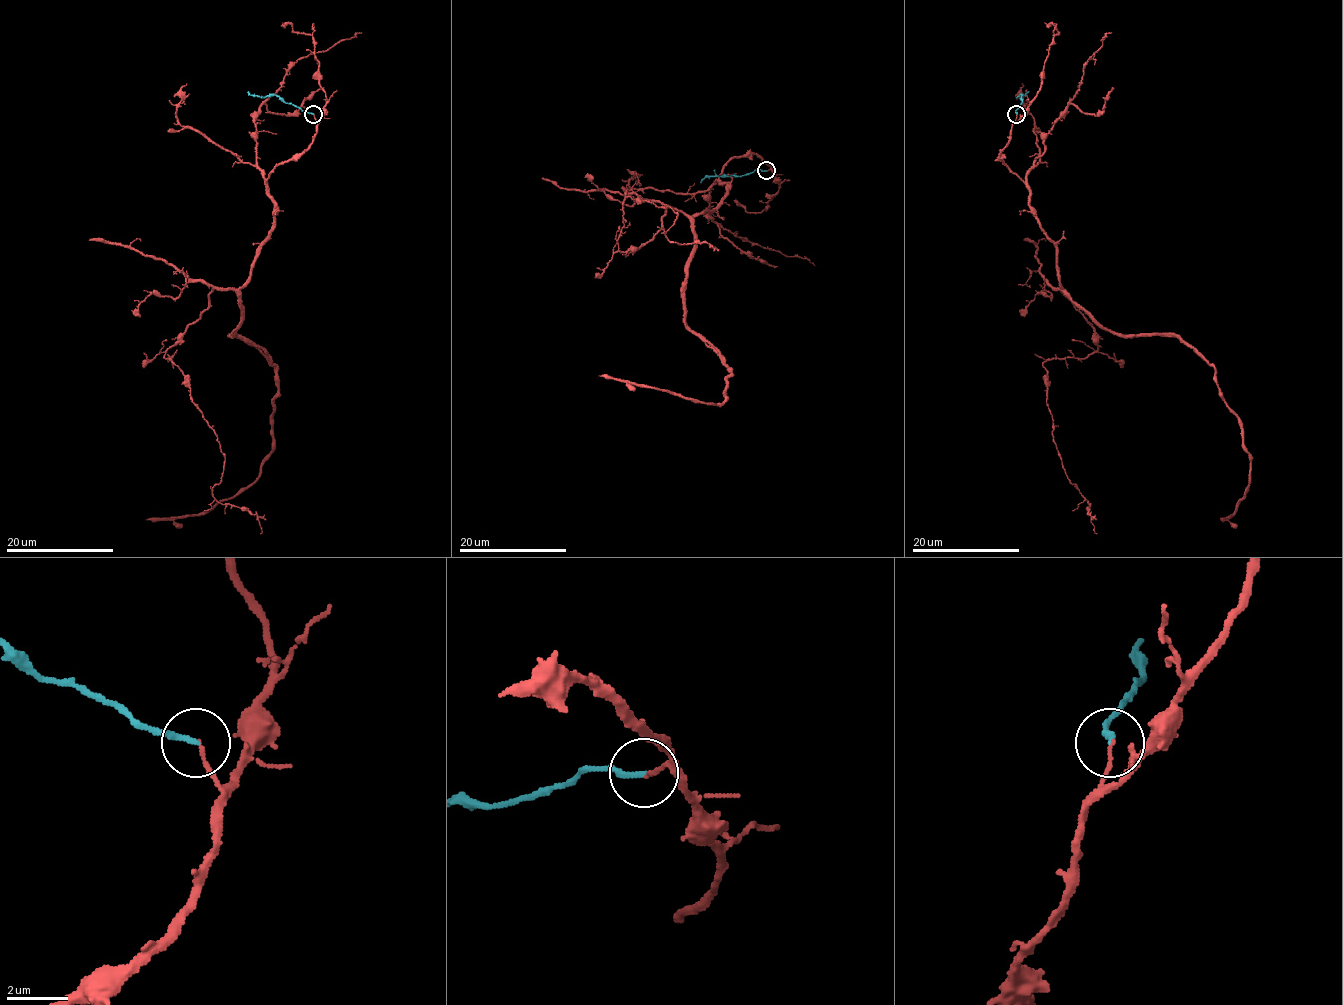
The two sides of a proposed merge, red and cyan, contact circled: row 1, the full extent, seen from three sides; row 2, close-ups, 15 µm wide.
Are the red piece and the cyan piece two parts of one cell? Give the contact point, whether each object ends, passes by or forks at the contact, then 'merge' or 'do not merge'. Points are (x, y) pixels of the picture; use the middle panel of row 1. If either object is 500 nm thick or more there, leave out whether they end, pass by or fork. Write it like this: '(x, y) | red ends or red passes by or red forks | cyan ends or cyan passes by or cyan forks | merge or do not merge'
(766, 170) | red ends | cyan ends | merge

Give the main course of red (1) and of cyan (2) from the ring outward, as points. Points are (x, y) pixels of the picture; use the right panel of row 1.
1: (1016, 114), (1000, 152), (1059, 286), (1105, 329), (1174, 334), (1214, 369), (1249, 456), (1221, 519)
2: (1016, 114), (1021, 95), (1028, 91)

